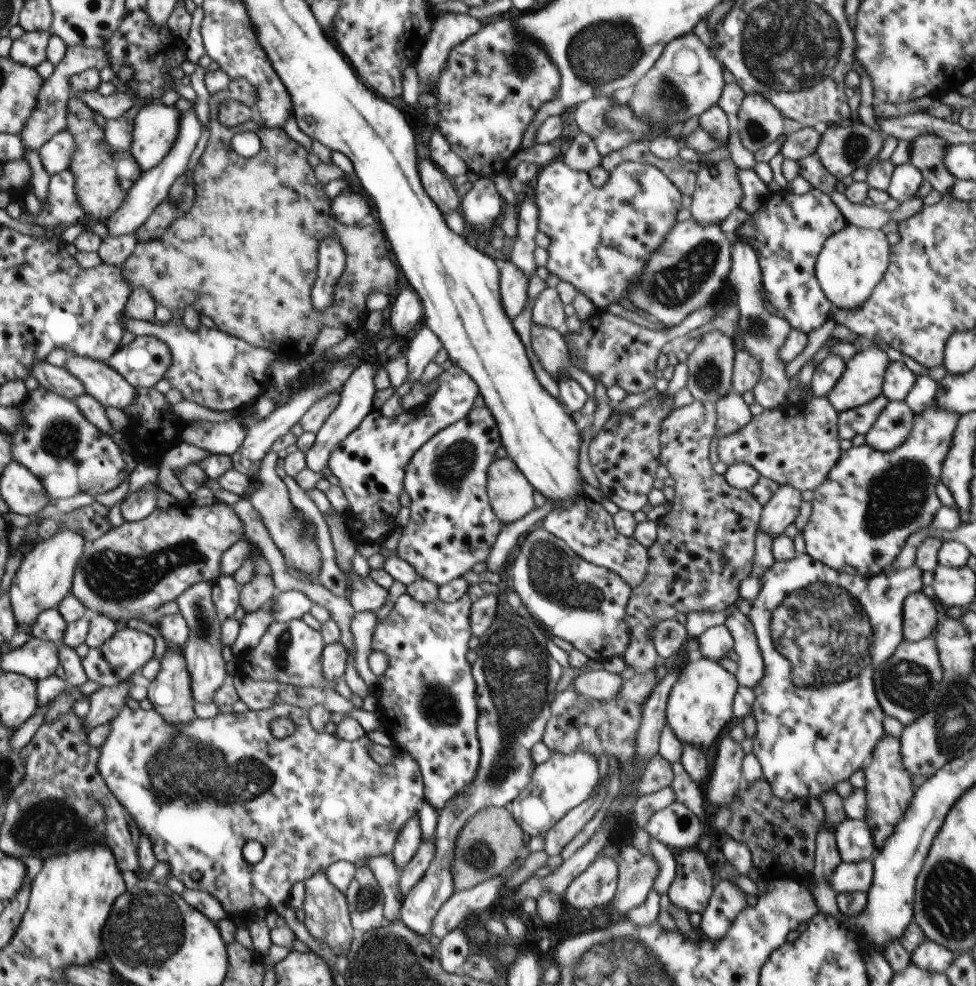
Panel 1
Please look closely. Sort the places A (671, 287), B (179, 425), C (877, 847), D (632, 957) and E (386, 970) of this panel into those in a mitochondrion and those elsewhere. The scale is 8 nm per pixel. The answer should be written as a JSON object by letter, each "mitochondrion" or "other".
{"A":"mitochondrion","B":"other","C":"other","D":"mitochondrion","E":"mitochondrion"}

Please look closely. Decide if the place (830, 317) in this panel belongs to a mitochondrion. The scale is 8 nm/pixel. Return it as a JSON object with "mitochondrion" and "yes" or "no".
{"mitochondrion":"no"}

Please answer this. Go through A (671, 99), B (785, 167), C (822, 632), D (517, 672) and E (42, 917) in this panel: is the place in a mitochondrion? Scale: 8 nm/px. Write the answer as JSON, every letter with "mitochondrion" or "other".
{"A":"mitochondrion","B":"other","C":"mitochondrion","D":"mitochondrion","E":"other"}

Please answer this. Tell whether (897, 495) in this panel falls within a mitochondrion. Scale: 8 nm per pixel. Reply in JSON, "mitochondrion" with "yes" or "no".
{"mitochondrion":"yes"}

